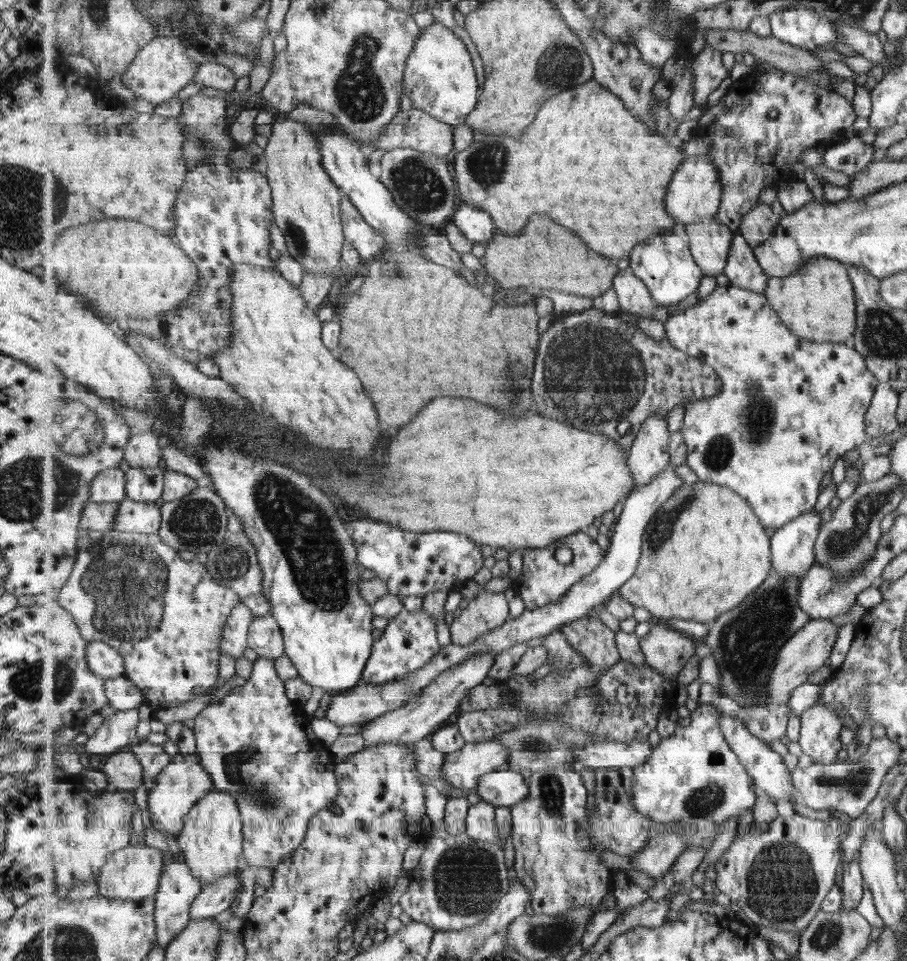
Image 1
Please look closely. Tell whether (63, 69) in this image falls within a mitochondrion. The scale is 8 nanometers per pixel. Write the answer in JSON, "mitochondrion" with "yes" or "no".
{"mitochondrion":"no"}

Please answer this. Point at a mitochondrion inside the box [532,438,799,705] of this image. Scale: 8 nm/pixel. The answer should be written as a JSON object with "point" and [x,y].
{"point":[748,641]}

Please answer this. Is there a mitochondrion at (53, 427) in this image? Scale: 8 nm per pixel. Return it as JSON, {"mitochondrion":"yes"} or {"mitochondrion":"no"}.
{"mitochondrion":"no"}

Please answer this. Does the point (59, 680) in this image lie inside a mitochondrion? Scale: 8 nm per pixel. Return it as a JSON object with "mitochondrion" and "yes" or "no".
{"mitochondrion":"yes"}

